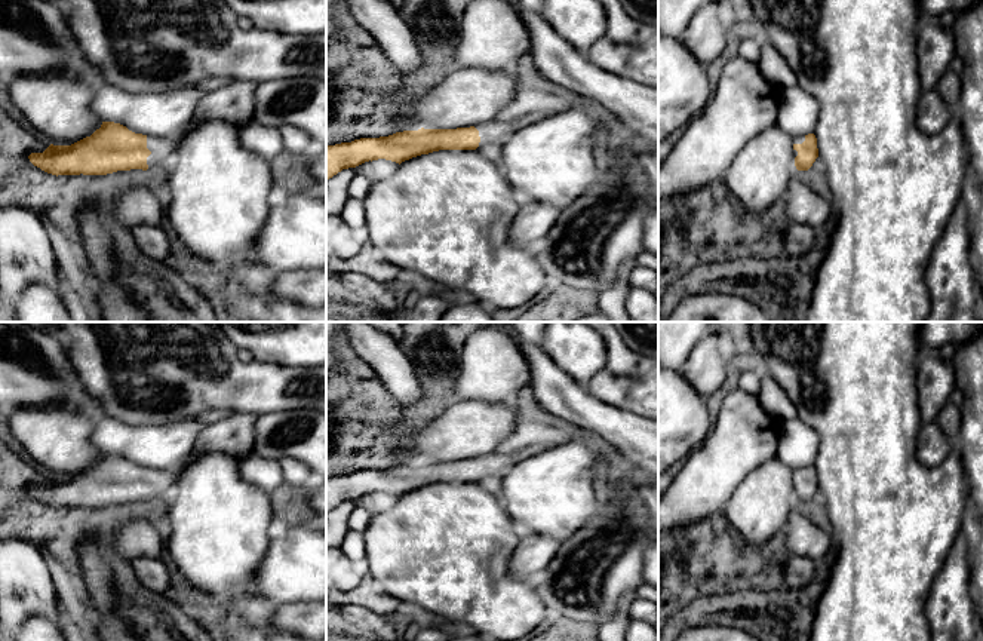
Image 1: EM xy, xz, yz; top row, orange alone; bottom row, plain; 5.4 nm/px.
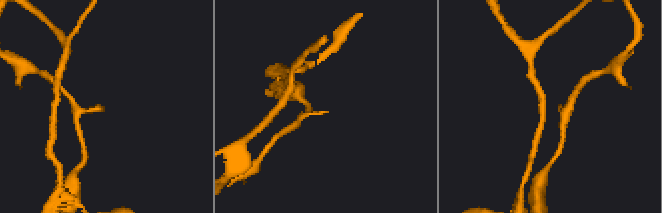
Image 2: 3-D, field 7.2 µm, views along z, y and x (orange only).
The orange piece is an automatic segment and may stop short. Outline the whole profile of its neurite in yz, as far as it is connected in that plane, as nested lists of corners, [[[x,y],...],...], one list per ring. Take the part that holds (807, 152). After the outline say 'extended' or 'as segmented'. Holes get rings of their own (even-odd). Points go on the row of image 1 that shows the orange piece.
[[[814,134],[793,138],[793,156],[798,171],[808,171],[818,157],[817,138]]] | extended

